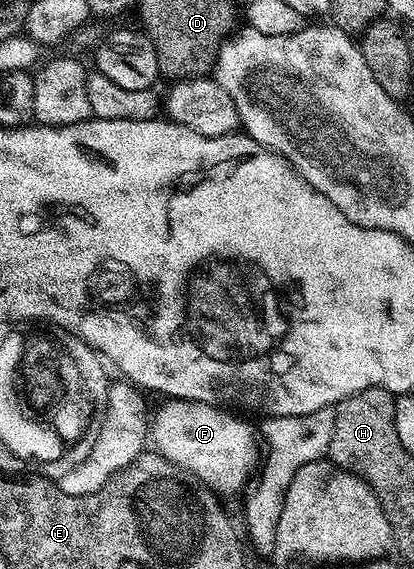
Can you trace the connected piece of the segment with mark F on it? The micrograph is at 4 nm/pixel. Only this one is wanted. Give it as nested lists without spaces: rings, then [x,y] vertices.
[[[167,398],[162,403],[156,412],[154,409],[149,424],[149,440],[159,455],[191,473],[199,483],[223,498],[241,491],[247,479],[256,475],[261,464],[261,440],[257,428],[234,416],[239,414],[217,404],[196,400]]]

